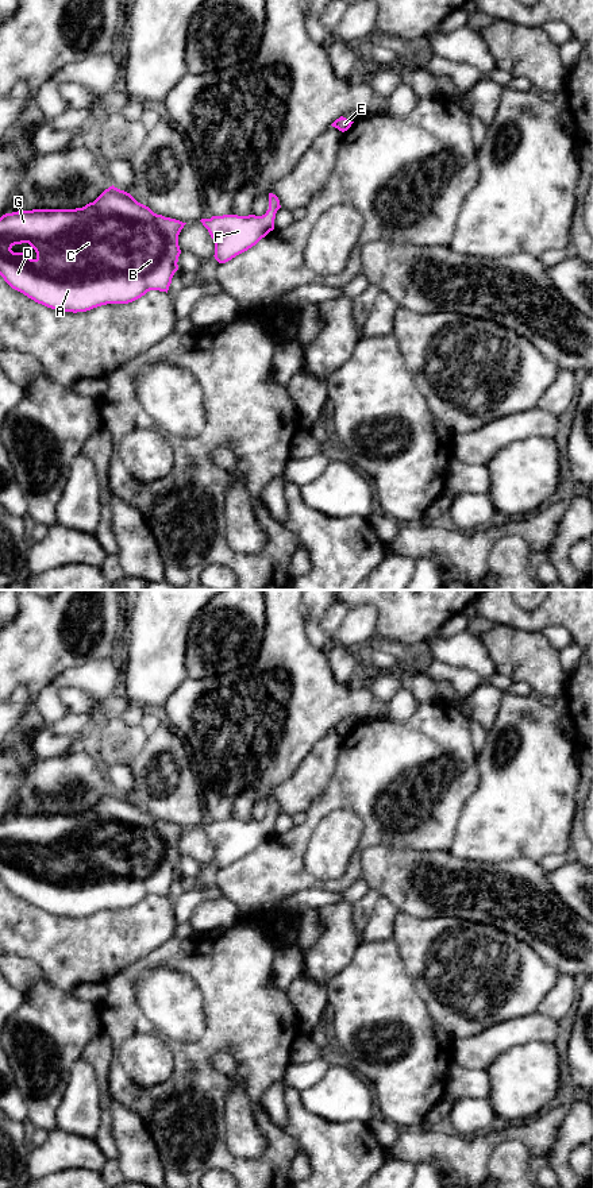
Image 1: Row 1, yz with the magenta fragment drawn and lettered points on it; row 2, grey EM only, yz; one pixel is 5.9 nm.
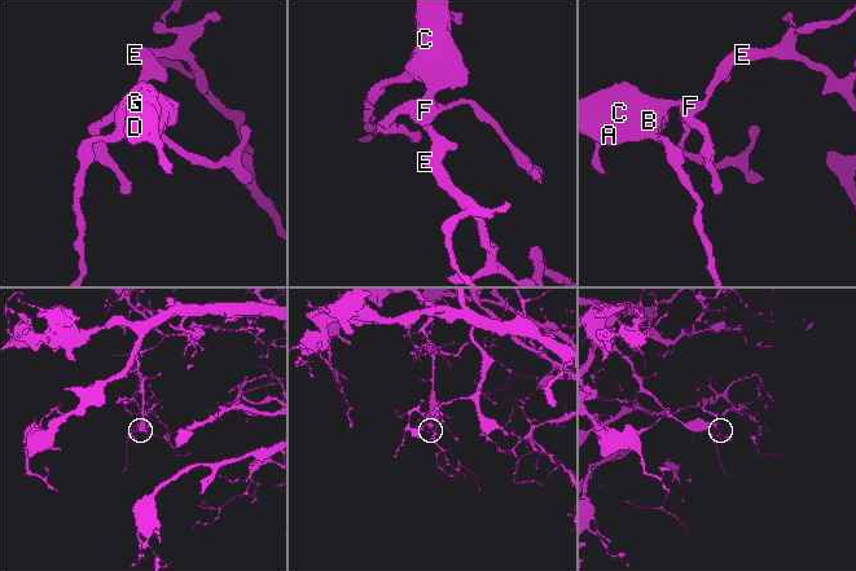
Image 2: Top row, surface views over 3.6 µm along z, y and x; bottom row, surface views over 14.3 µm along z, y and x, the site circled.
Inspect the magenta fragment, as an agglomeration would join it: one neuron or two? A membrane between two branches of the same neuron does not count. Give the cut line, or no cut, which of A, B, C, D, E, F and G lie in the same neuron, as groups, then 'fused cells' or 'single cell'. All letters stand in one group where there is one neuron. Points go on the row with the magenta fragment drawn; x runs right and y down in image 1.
no cut | A B C D E F G | single cell

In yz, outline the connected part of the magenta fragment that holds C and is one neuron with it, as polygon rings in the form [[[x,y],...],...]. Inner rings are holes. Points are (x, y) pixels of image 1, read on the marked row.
[[[105,189],[93,202],[76,209],[32,209],[0,217],[0,275],[15,290],[47,308],[62,312],[86,312],[107,304],[128,304],[150,290],[166,292],[178,270],[178,235],[186,223],[154,213],[130,193]],[[28,243],[36,252],[31,259],[14,252],[15,244]]]

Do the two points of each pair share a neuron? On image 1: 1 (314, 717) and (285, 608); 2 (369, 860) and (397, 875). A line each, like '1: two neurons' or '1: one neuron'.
1: one neuron
2: one neuron

